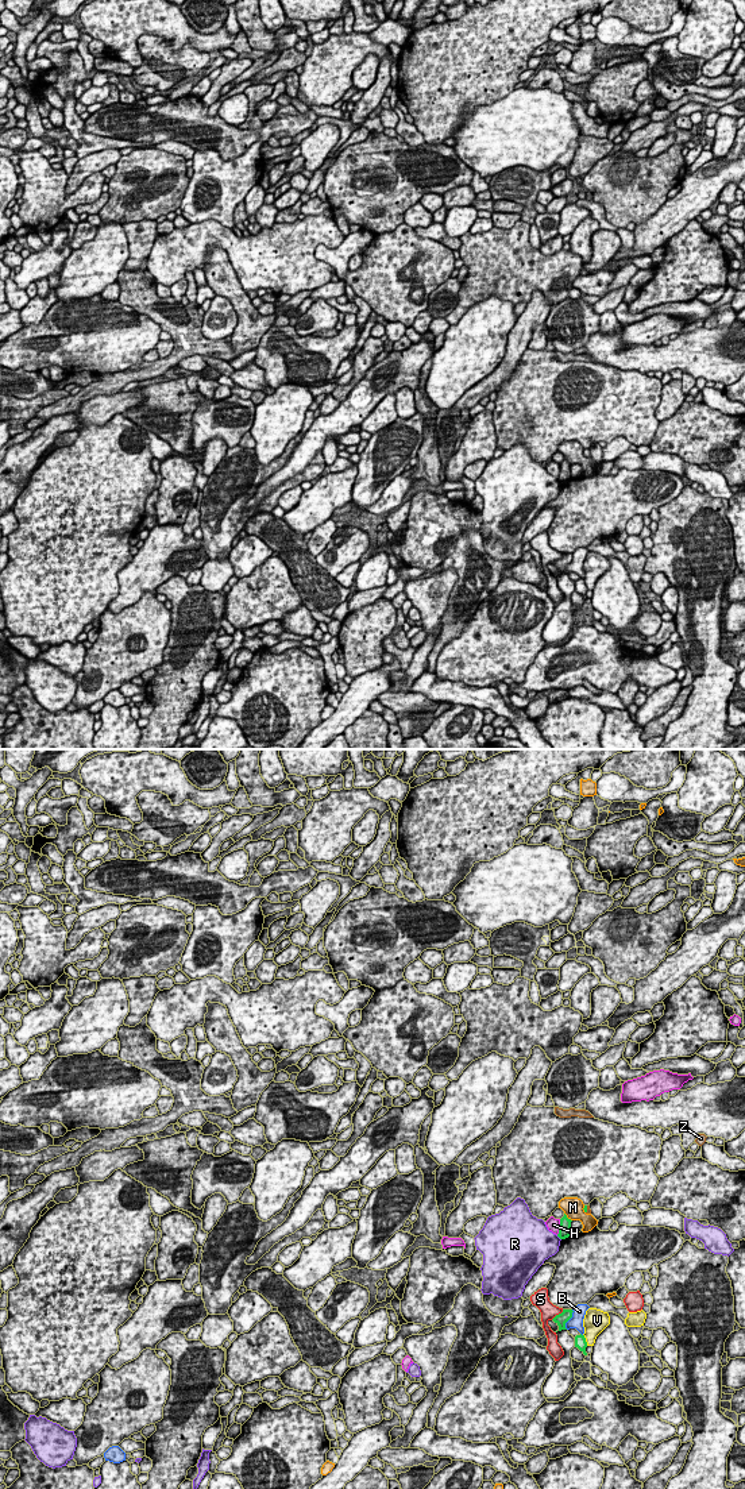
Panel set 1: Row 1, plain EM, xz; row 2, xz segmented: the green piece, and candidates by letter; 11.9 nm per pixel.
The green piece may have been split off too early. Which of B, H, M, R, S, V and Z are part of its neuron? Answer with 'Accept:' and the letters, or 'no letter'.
Accept: Z

